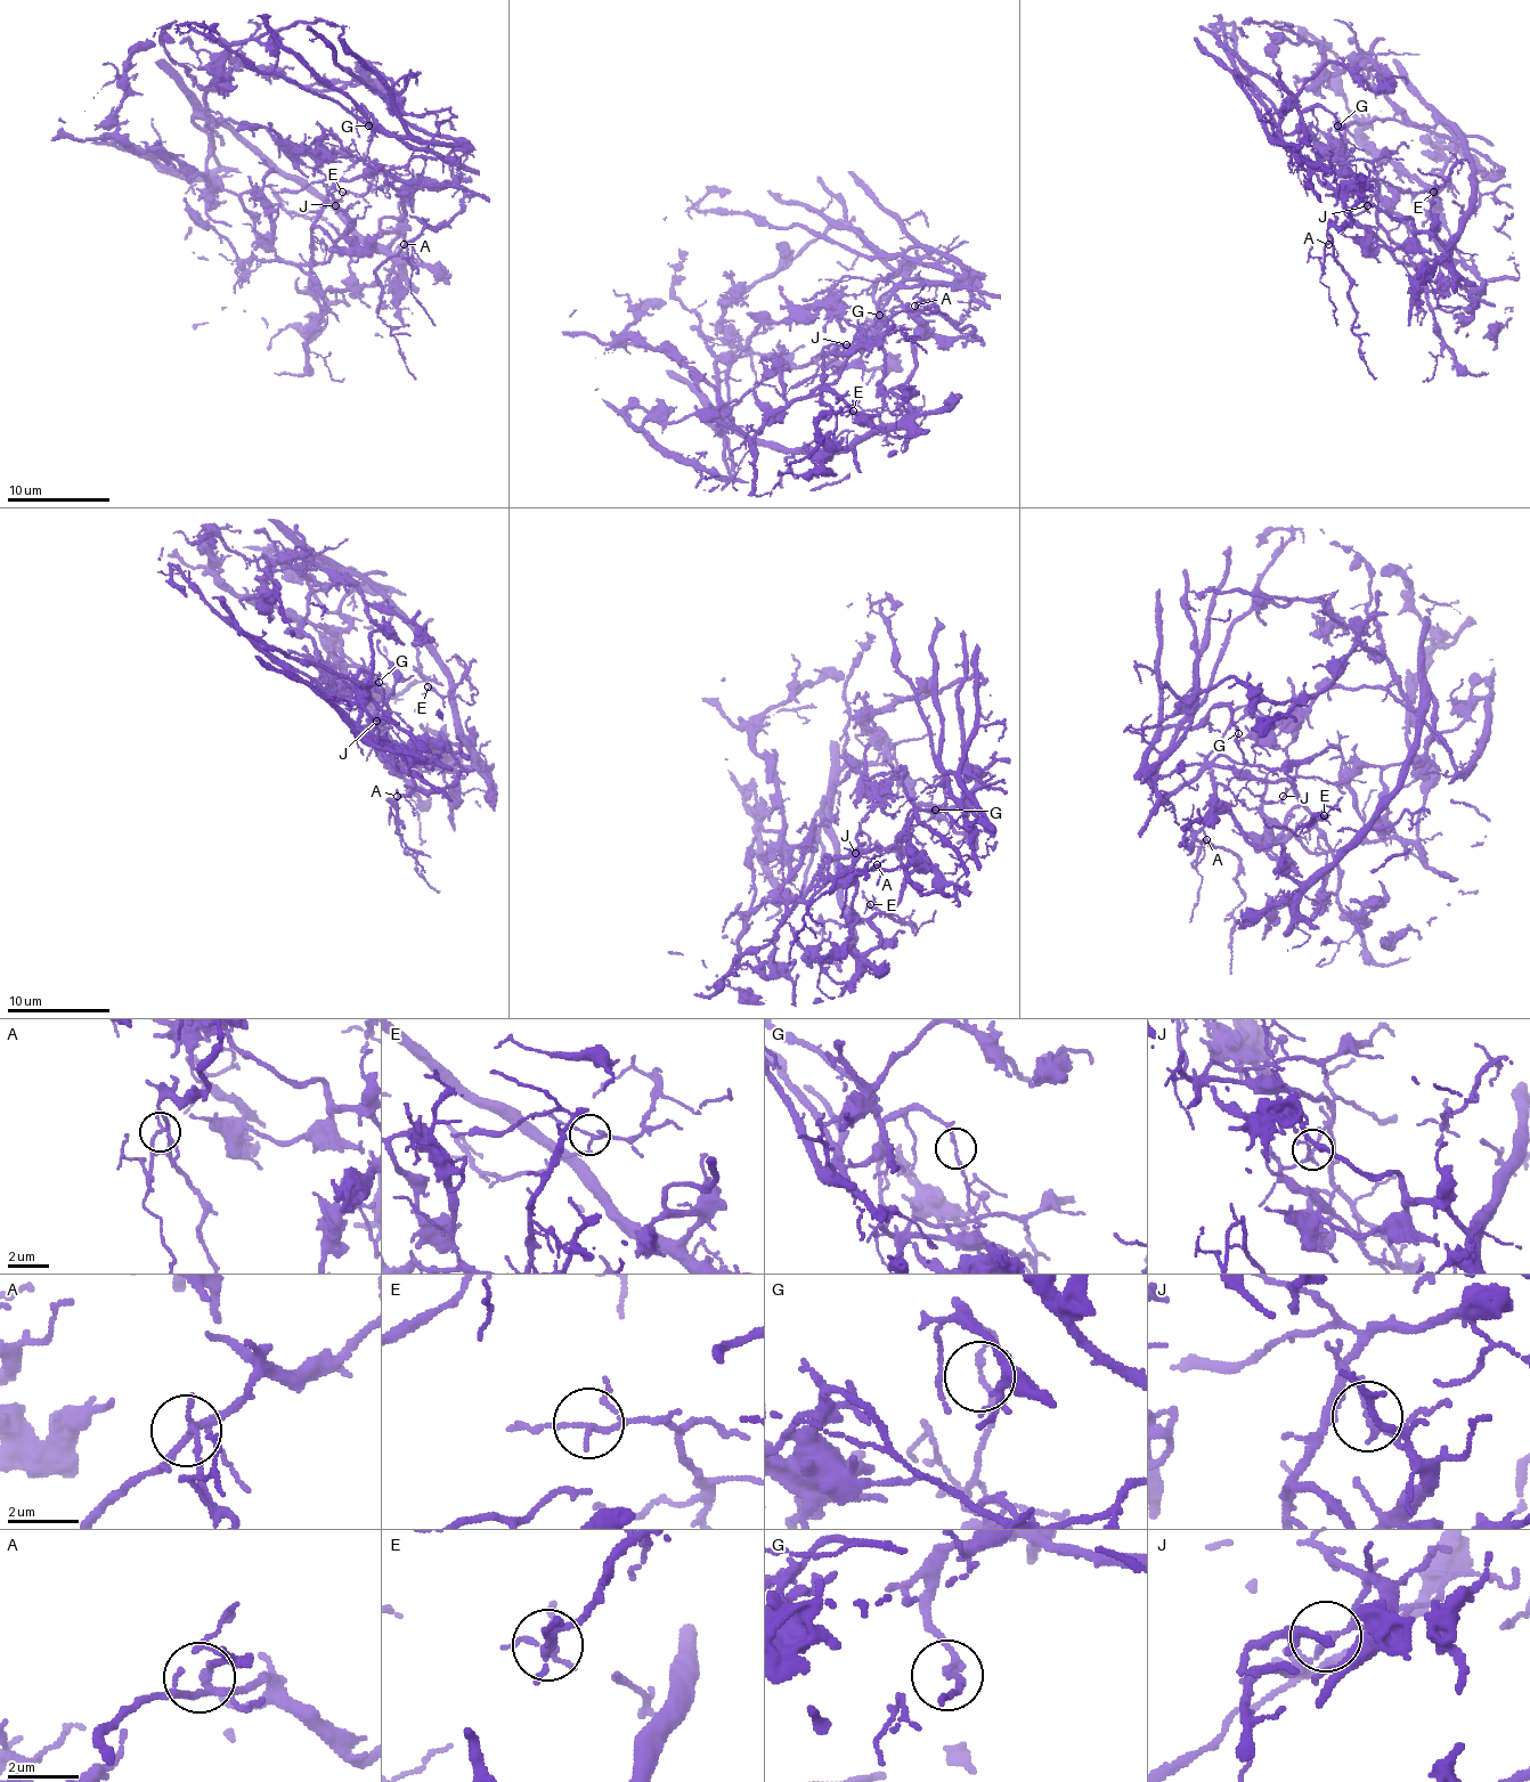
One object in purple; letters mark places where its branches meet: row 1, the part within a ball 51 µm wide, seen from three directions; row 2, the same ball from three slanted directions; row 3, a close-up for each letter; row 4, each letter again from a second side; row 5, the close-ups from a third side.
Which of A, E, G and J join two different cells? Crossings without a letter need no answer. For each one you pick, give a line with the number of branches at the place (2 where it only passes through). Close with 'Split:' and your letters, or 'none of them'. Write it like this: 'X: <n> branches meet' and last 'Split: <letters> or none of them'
G: 2 branches meet
J: 3 branches meet
Split: G, J

